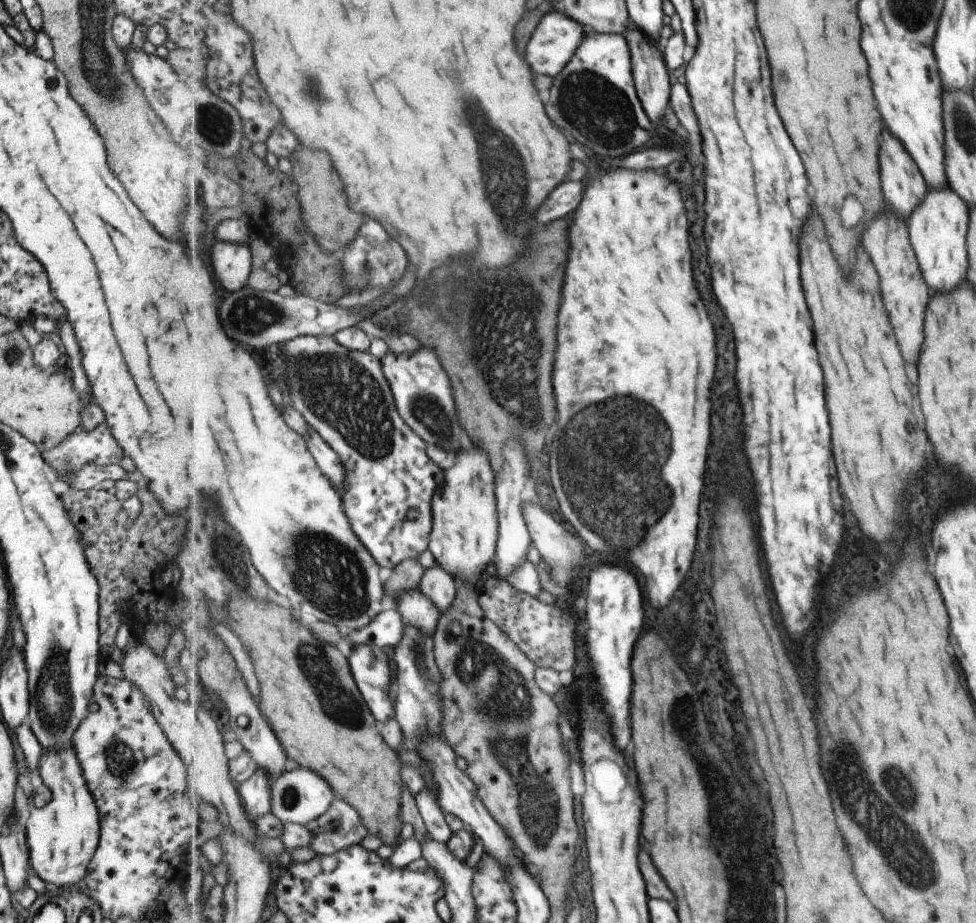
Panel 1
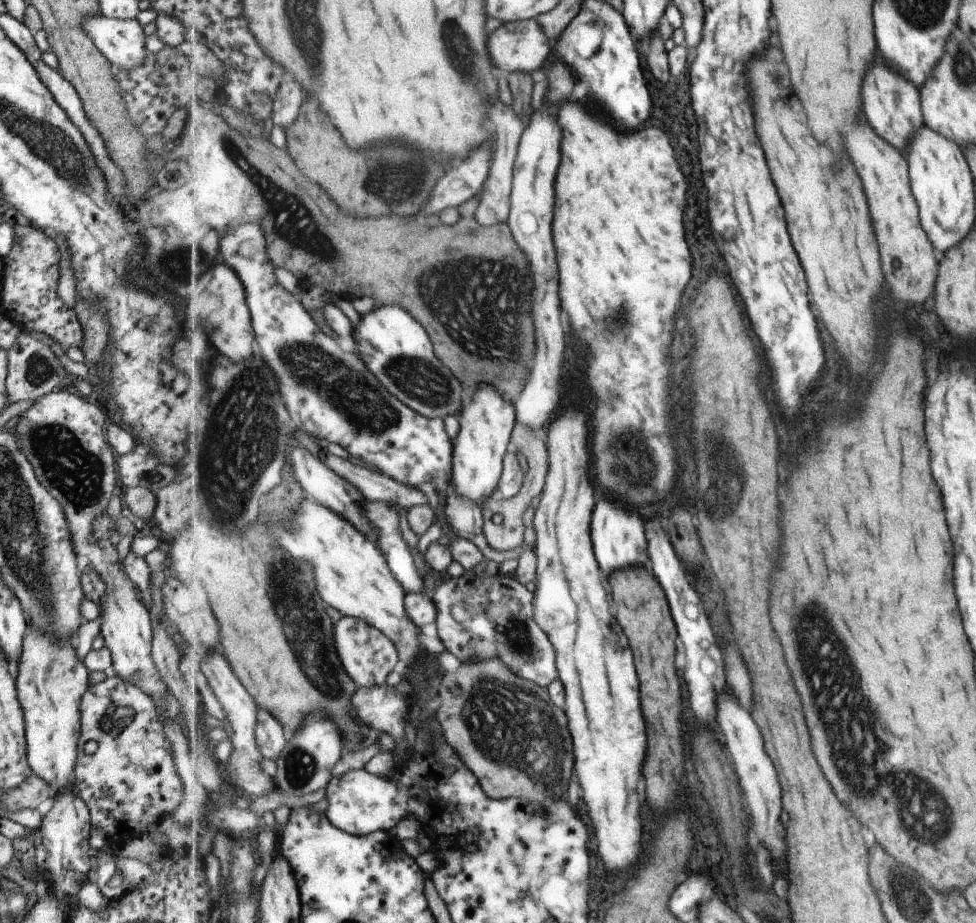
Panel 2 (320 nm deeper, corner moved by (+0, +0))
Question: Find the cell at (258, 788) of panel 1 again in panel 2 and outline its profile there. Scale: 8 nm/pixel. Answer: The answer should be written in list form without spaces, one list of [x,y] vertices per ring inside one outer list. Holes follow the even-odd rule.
[[[260,708],[256,740],[265,759],[276,761],[281,756],[281,752],[288,744],[285,730],[281,720],[273,718],[273,714],[267,712],[265,708]]]

